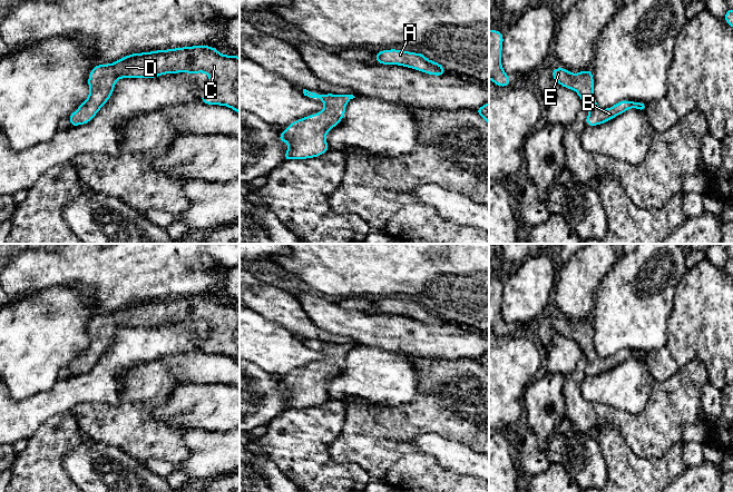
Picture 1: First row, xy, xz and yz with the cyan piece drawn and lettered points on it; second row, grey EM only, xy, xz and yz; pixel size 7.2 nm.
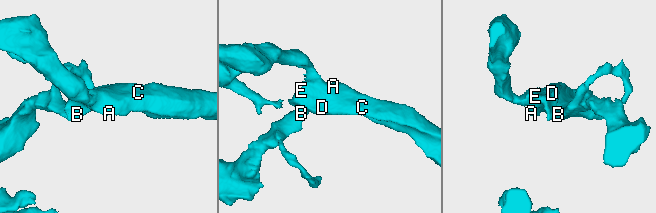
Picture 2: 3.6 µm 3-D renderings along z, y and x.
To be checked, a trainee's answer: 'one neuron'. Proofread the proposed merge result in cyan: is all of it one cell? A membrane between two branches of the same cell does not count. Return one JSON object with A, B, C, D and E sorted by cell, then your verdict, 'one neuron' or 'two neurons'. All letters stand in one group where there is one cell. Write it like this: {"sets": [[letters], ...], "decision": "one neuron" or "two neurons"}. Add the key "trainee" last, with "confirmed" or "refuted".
{"sets": [["A", "B", "C", "D", "E"]], "decision": "one neuron", "trainee": "confirmed"}

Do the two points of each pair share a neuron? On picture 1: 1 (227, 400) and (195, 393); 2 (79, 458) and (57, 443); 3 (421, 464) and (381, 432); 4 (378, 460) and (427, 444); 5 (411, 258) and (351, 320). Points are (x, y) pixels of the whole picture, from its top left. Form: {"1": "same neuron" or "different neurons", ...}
{"1": "same neuron", "2": "different neurons", "3": "same neuron", "4": "different neurons", "5": "different neurons"}

